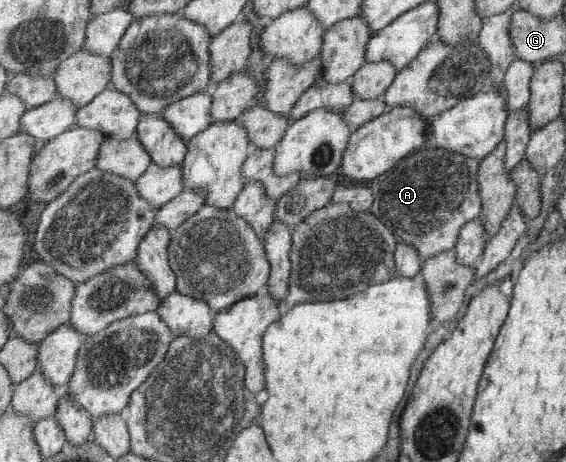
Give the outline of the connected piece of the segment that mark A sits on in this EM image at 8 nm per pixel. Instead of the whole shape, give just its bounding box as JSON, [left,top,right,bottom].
[373,147,484,259]

